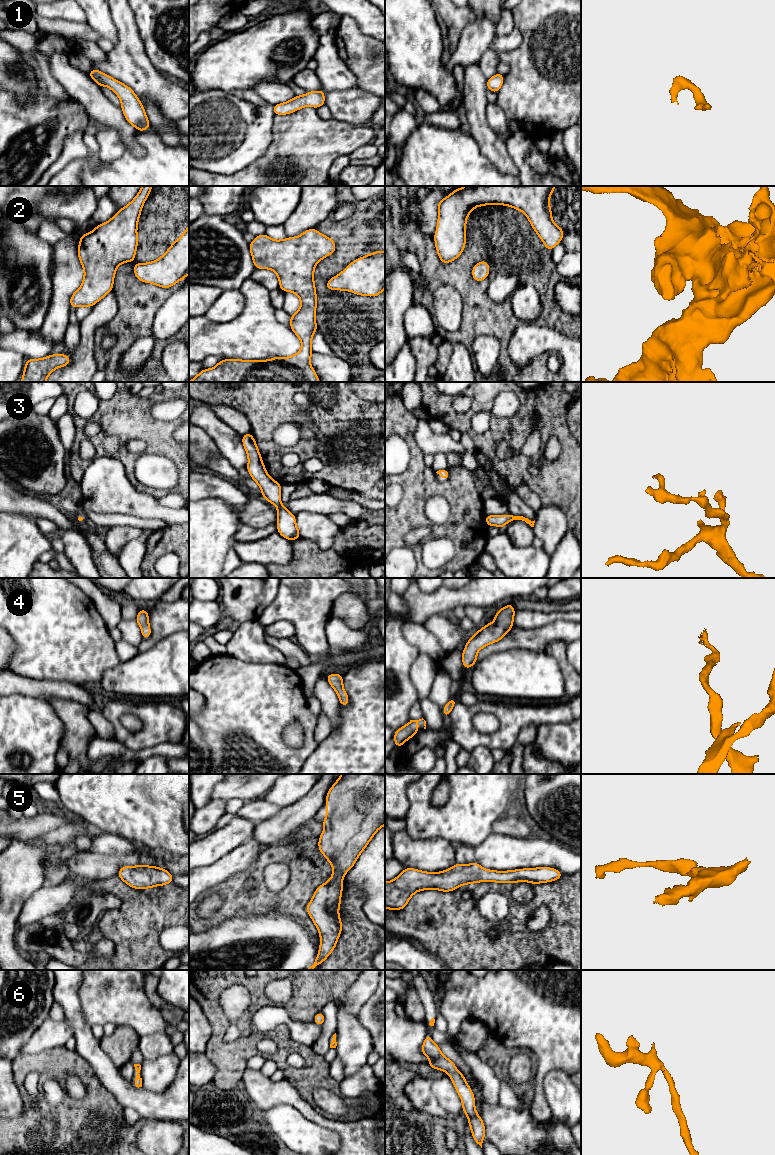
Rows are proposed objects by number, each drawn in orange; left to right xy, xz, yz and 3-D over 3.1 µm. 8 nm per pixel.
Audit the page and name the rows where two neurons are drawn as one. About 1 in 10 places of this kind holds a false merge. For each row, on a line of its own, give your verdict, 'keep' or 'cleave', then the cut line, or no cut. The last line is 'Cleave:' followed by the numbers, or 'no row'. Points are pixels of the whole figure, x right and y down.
1: keep | no cut
2: keep | no cut
3: keep | no cut
4: keep | no cut
5: keep | no cut
6: keep | no cut
Cleave: no row

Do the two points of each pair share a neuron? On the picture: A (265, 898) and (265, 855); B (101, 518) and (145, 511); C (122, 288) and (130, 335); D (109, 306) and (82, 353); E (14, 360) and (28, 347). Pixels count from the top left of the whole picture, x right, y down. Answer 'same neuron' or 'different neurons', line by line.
A: same neuron
B: different neurons
C: same neuron
D: same neuron
E: different neurons

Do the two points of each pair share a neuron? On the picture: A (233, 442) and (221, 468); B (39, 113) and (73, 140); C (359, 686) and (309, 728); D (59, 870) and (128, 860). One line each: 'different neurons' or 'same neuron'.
A: different neurons
B: different neurons
C: different neurons
D: same neuron

